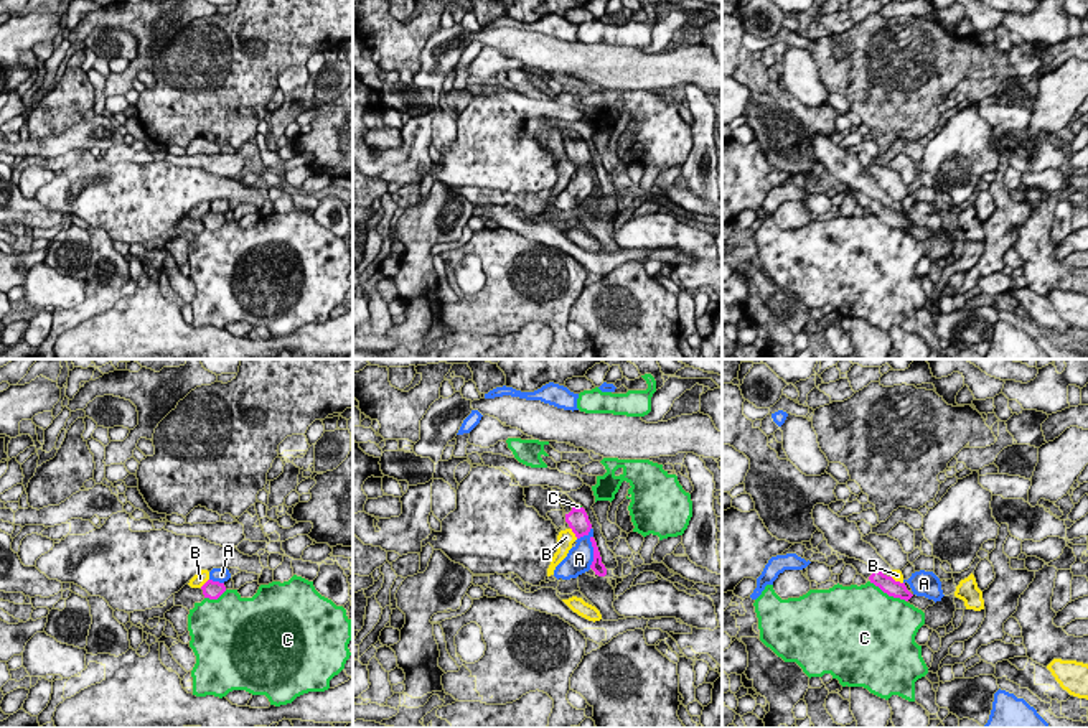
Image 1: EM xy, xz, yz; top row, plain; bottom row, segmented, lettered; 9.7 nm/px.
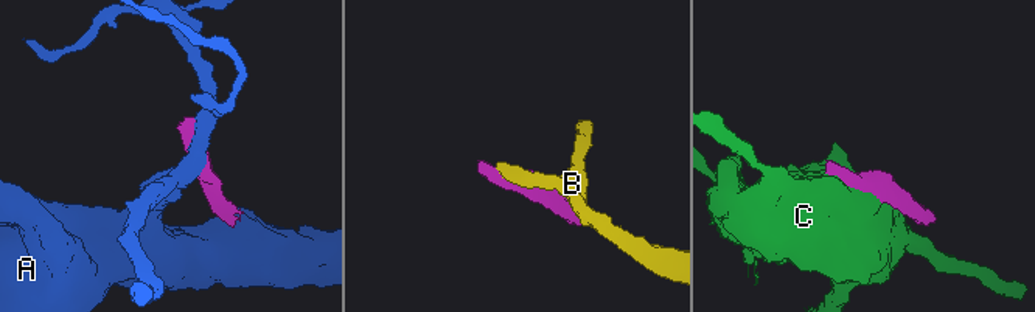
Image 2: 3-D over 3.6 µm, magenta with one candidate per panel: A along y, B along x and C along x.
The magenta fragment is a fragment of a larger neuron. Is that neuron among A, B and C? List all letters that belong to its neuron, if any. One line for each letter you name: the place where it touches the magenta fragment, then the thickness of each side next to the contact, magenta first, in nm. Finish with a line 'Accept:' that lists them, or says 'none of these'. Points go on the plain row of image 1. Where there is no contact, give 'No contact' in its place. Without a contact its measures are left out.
Accept: none of these

